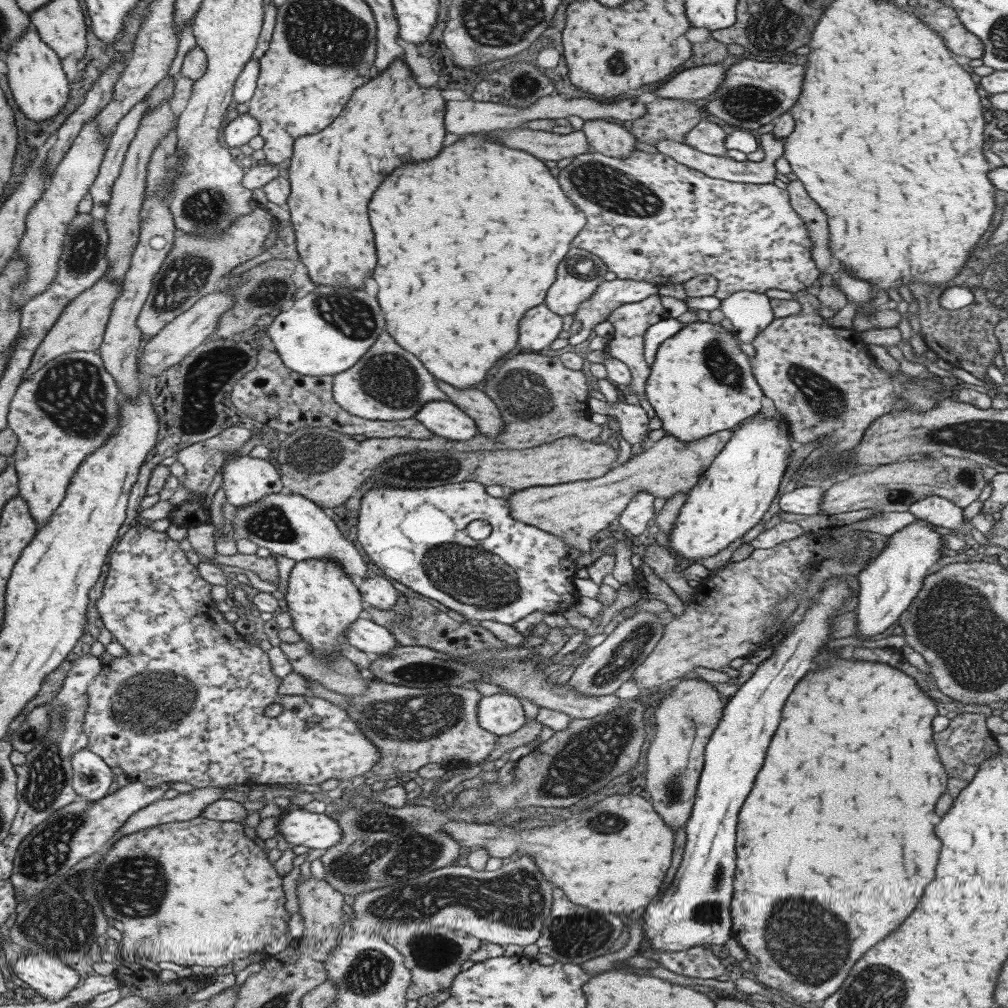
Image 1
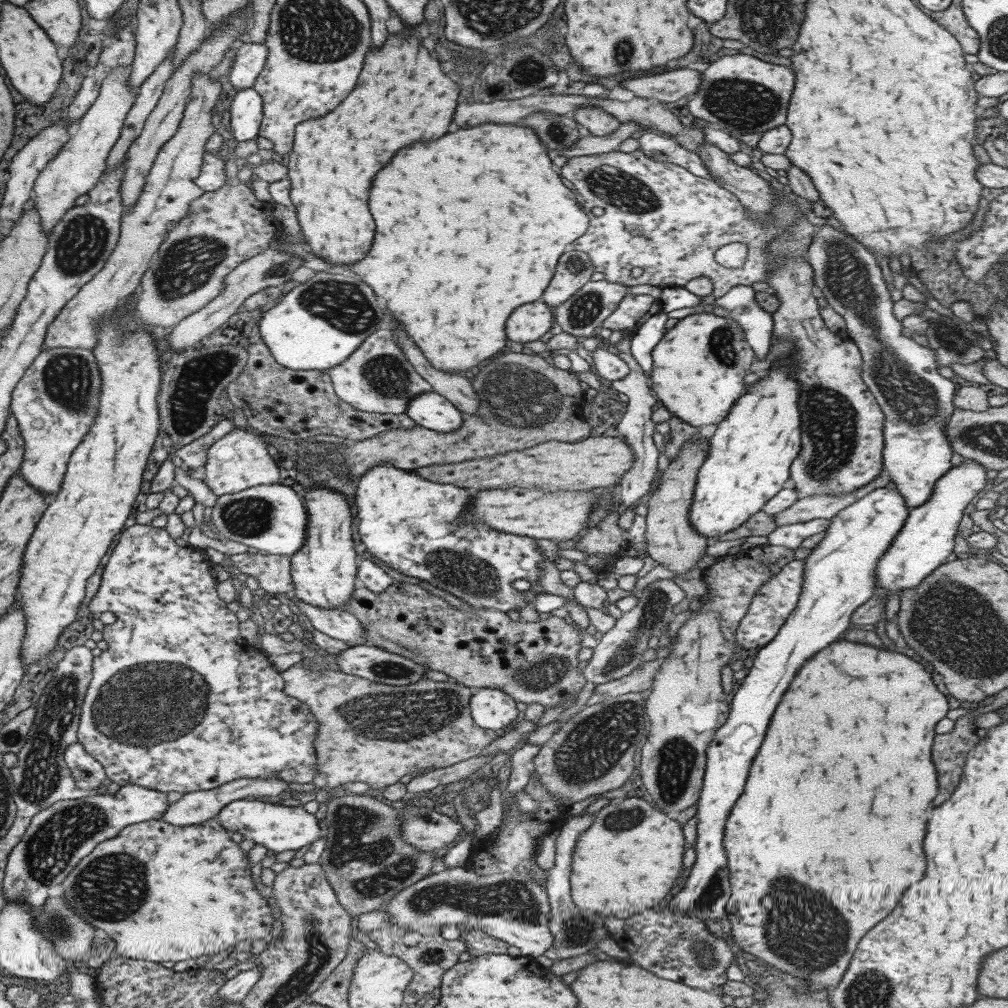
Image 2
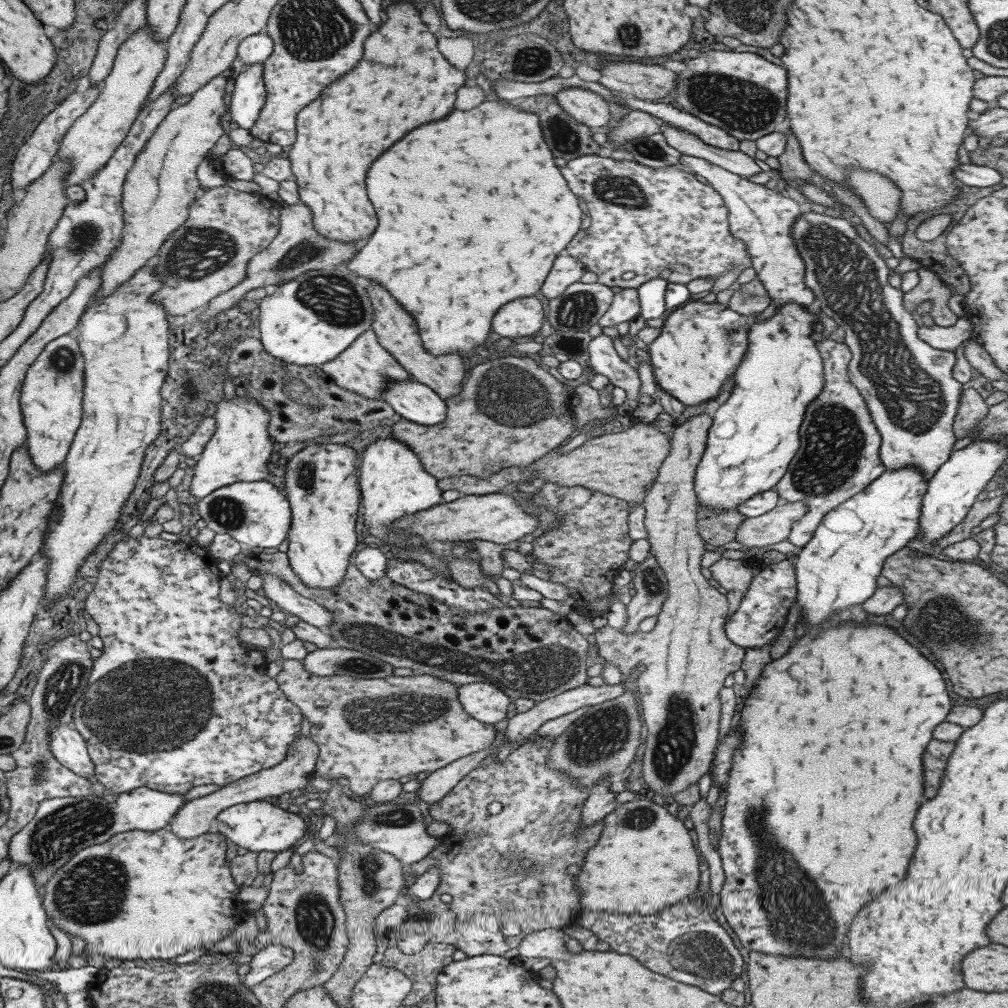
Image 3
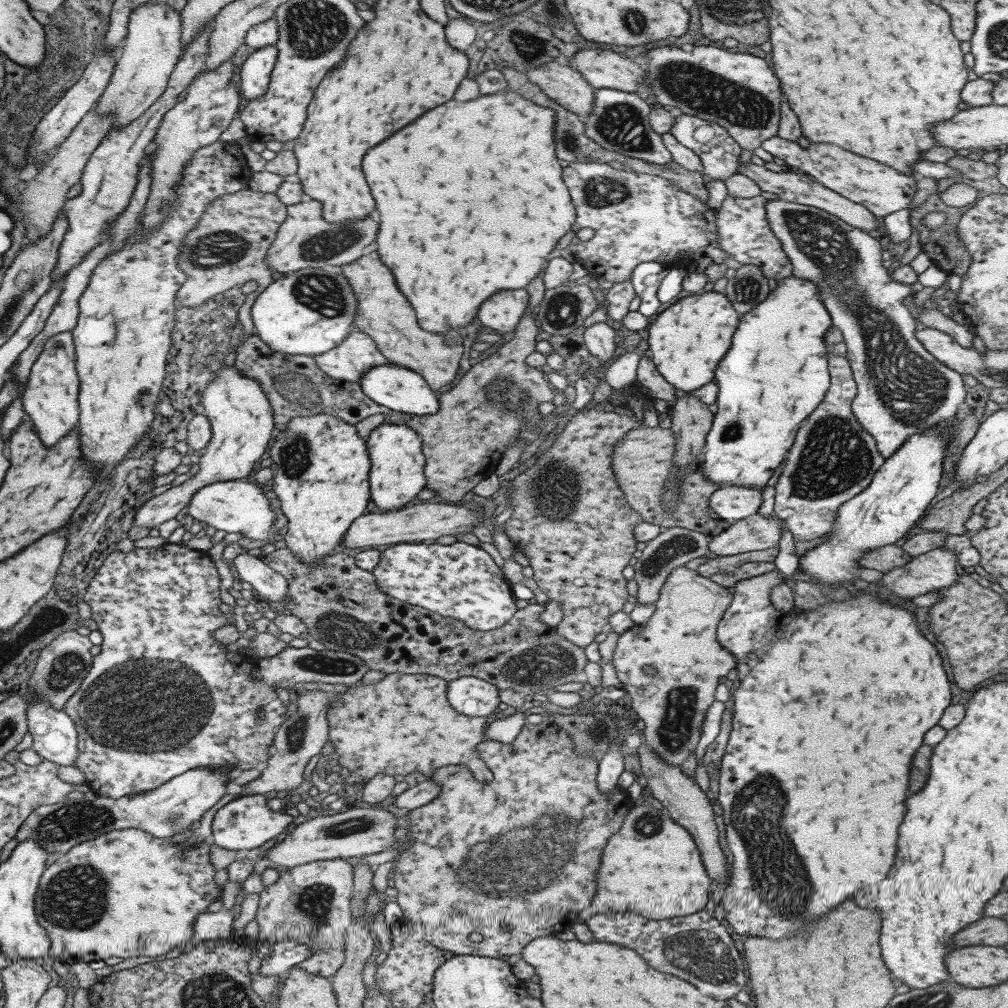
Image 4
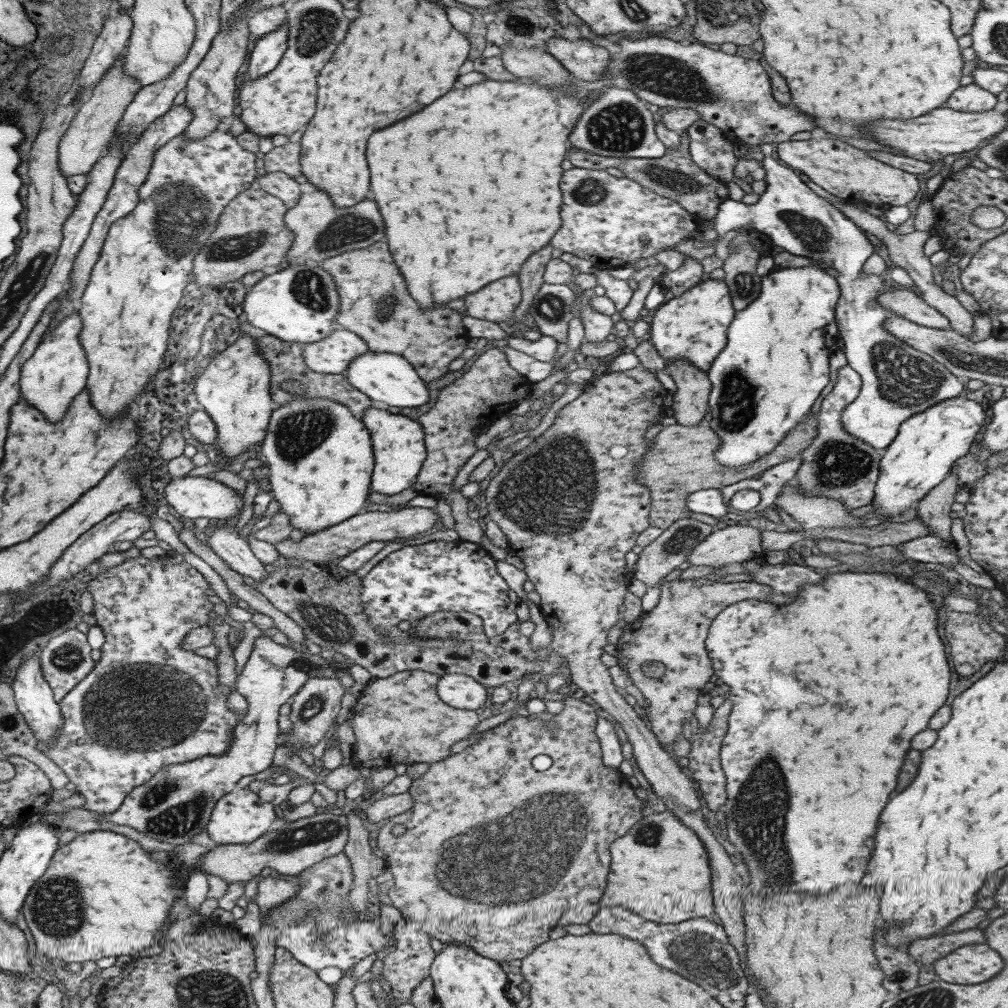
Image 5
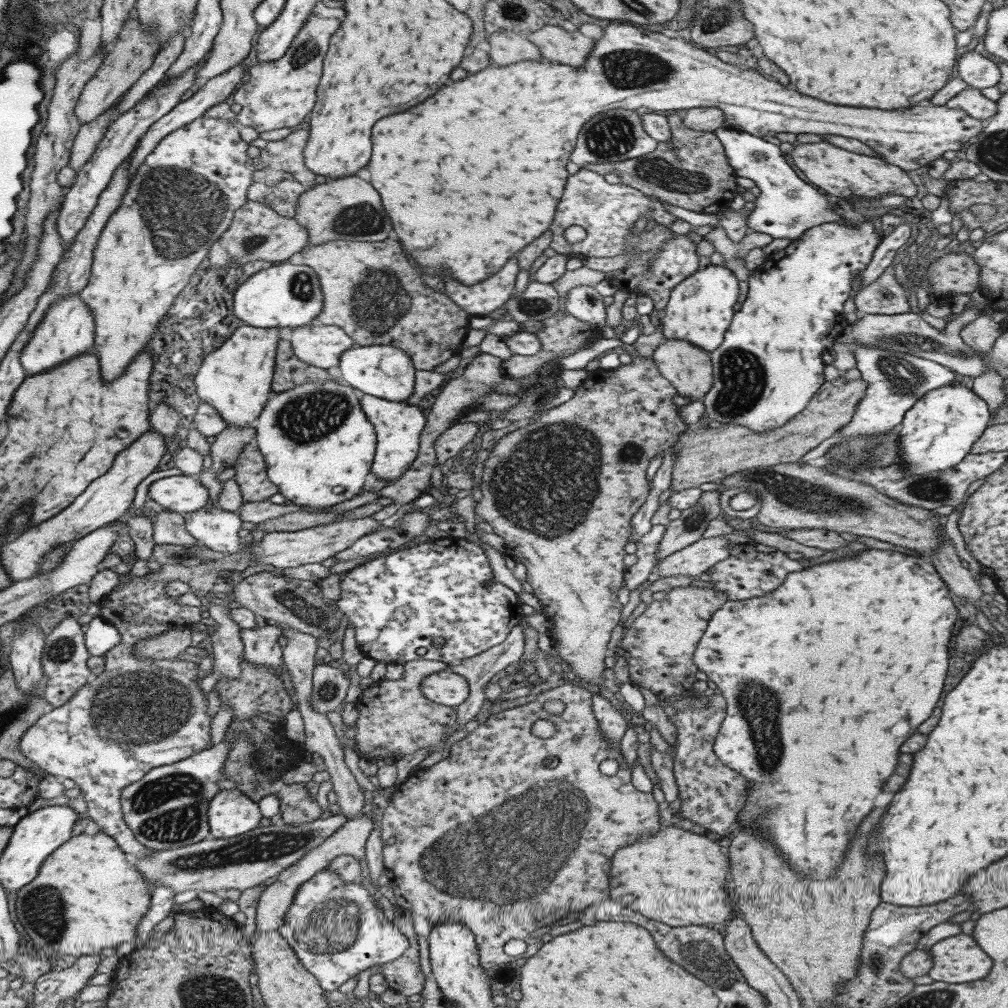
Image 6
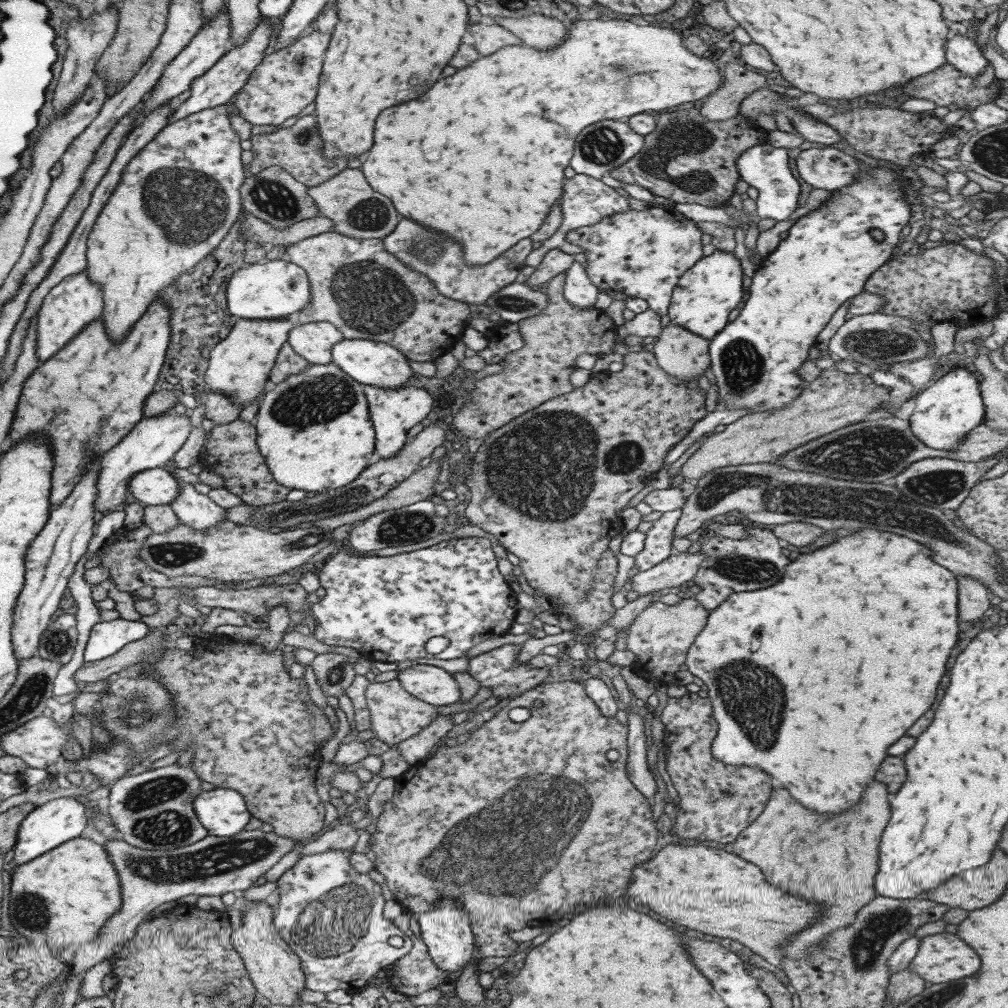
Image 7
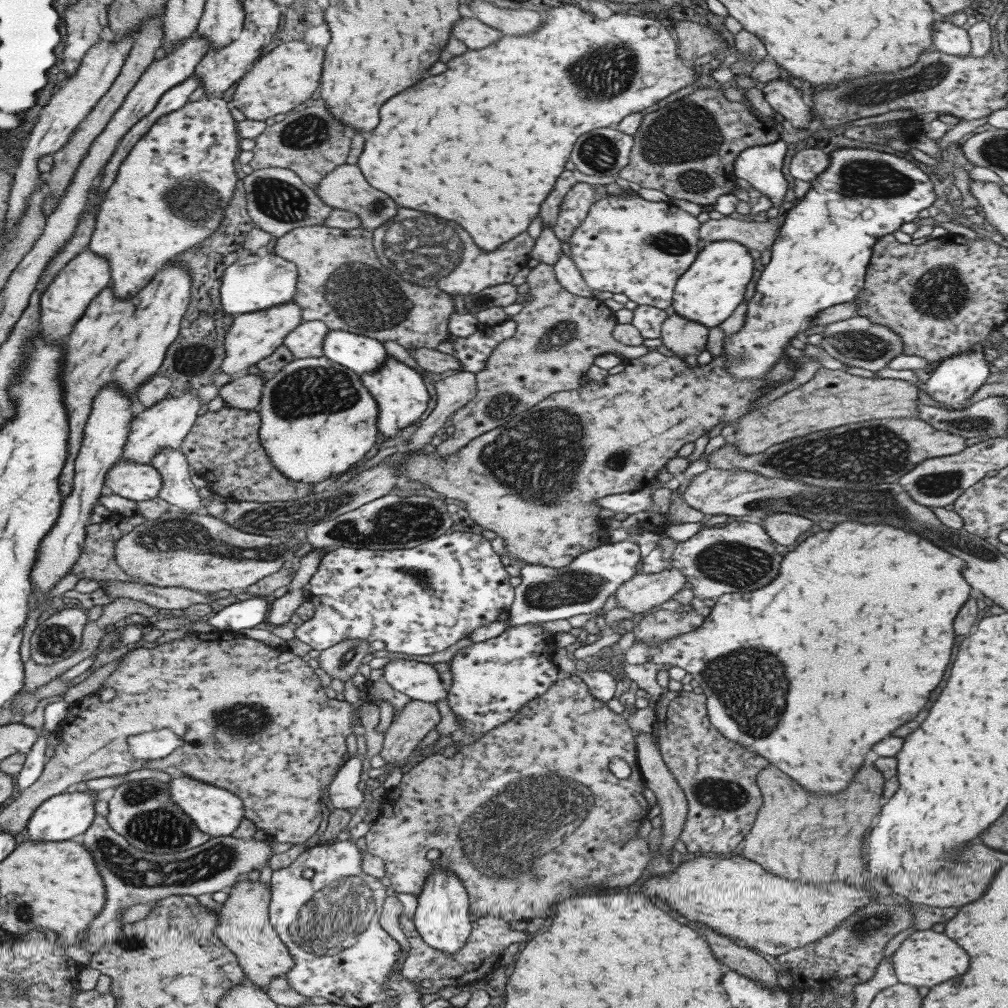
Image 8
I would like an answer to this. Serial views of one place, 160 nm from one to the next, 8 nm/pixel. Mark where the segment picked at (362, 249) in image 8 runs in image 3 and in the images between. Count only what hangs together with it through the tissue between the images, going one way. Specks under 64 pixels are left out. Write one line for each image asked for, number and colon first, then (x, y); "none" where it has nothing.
3: (395, 331)
4: (382, 312)
5: (373, 302)
6: (369, 289)
7: (366, 293)

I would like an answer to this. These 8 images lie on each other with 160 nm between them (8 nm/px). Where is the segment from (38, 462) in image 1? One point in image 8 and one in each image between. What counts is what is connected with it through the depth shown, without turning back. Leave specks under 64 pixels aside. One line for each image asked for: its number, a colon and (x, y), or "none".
2: (54, 403)
3: (50, 398)
4: (49, 399)
5: (56, 371)
6: (66, 330)
7: (75, 301)
8: (62, 303)

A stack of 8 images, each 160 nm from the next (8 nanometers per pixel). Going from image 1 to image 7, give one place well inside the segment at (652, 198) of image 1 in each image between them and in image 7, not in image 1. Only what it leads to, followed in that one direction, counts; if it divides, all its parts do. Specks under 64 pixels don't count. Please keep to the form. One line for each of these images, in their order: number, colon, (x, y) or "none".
2: (661, 225)
3: (642, 222)
4: (636, 217)
5: (603, 217)
6: (606, 212)
7: (585, 201)

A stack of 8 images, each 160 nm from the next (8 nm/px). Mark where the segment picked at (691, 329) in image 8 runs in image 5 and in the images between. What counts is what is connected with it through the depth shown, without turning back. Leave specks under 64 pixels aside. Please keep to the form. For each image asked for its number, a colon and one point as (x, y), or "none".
5: (689, 402)
6: (689, 369)
7: (680, 353)

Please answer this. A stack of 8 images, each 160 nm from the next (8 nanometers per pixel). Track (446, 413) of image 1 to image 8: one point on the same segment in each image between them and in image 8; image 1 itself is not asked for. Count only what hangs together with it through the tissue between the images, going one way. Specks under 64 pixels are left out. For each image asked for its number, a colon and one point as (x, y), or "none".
2: (429, 410)
3: (411, 400)
4: (397, 388)
5: (387, 379)
6: (383, 371)
7: (376, 364)
8: (361, 354)

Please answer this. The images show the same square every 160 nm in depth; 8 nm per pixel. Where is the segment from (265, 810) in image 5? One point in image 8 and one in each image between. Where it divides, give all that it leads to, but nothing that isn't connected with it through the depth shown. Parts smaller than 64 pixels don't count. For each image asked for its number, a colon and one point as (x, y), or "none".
6: (230, 813)
7: (222, 811)
8: (216, 812)

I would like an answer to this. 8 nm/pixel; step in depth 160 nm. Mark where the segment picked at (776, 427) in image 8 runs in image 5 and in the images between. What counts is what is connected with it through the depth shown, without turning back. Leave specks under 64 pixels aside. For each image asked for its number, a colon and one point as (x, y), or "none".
5: (681, 461)
6: (702, 454)
7: (834, 399)

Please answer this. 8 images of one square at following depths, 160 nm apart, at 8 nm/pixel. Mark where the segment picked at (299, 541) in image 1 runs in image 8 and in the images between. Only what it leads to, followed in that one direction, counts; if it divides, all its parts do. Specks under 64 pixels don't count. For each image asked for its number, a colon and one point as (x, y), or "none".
2: (272, 518)
3: (255, 513)
4: (232, 506)
5: (193, 497)
6: (180, 494)
7: (155, 486)
8: (138, 482)

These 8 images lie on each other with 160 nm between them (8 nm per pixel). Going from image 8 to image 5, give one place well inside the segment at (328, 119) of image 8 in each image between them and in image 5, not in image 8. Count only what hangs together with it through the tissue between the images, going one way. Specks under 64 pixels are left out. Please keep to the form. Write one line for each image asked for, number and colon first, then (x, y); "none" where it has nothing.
5: (285, 159)
6: (287, 155)
7: (296, 149)

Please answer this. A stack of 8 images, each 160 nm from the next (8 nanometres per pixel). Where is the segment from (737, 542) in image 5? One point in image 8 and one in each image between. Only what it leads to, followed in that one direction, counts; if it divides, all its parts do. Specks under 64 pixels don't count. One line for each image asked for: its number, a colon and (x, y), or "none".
6: (691, 561)
7: (678, 568)
8: (641, 593)

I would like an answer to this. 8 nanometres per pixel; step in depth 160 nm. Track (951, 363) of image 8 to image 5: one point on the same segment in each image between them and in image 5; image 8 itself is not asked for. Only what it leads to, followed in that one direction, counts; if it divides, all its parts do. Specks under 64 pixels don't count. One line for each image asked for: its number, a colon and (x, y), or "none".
5: (927, 443)
6: (938, 430)
7: (944, 412)

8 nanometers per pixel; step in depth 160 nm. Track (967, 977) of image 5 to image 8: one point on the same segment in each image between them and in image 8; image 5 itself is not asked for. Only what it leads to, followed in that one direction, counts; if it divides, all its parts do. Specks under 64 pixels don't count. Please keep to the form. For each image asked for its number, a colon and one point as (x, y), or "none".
6: (954, 959)
7: (940, 957)
8: (926, 958)

